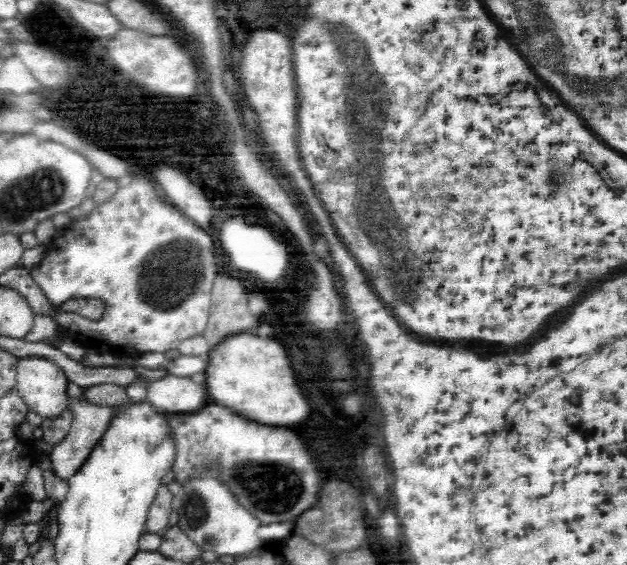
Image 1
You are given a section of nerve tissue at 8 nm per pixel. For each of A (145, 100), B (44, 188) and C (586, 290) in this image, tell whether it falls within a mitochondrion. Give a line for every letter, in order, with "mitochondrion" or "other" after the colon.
A: other
B: mitochondrion
C: other

